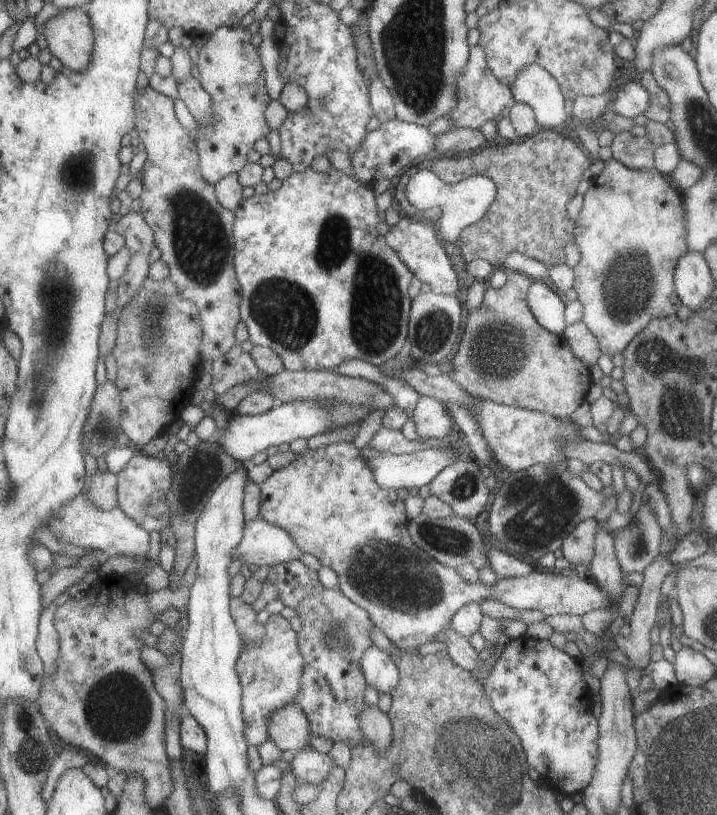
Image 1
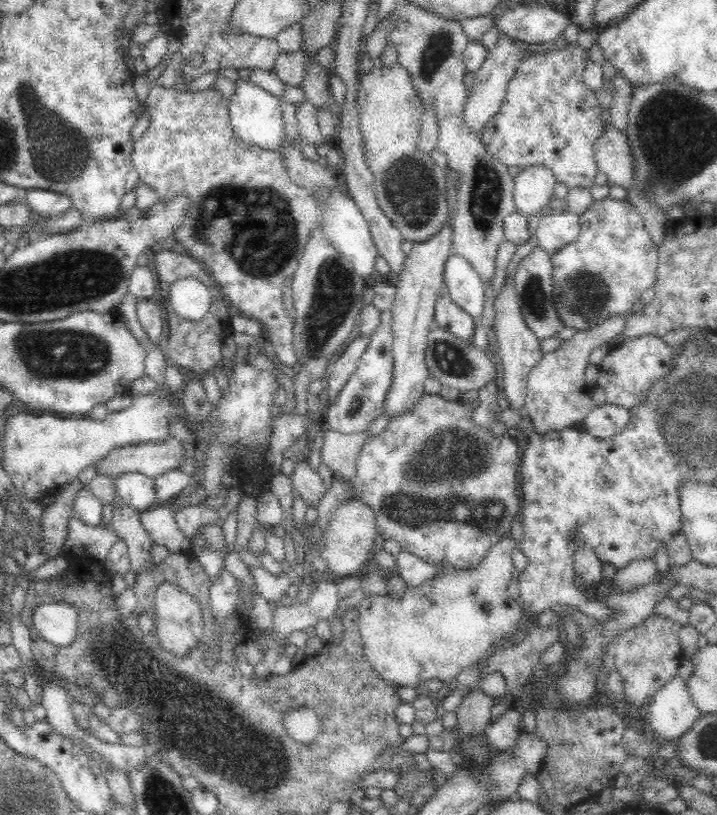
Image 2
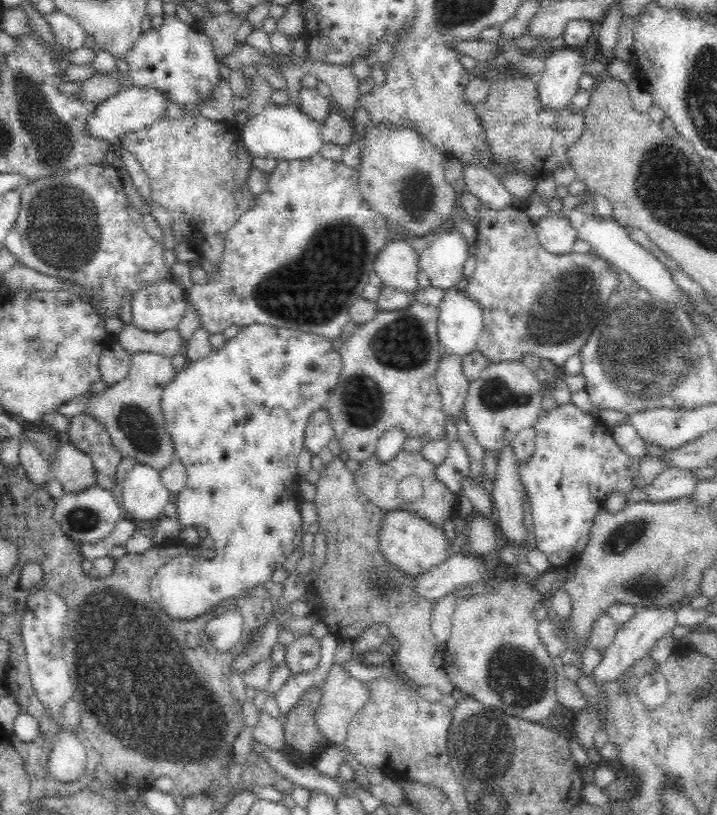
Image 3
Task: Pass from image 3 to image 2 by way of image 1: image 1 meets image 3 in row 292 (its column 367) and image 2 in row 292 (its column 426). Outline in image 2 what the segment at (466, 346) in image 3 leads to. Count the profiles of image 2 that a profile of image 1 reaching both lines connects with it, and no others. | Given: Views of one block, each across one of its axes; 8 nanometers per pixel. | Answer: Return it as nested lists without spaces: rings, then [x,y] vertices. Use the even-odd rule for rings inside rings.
[[[453,255],[445,265],[443,280],[449,288],[451,299],[472,318],[482,317],[485,283],[464,258]]]

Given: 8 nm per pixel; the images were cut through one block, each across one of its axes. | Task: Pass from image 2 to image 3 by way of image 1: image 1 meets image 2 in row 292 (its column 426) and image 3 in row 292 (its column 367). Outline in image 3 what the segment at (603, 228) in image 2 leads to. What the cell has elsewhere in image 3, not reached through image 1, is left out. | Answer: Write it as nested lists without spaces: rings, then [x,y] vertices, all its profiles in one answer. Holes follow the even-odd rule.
[[[510,202],[505,207],[496,210],[493,207],[481,203],[480,206],[476,208],[476,220],[478,220],[478,224],[475,225],[477,233],[474,242],[474,256],[477,259],[477,266],[471,276],[467,279],[466,287],[461,290],[461,292],[463,292],[463,297],[478,305],[482,313],[483,329],[476,346],[476,351],[481,354],[487,366],[498,364],[498,362],[522,361],[524,358],[528,358],[528,356],[536,356],[536,358],[542,360],[550,360],[556,368],[563,369],[566,360],[572,358],[572,356],[576,356],[584,346],[588,335],[593,330],[597,329],[597,324],[599,323],[603,312],[604,303],[608,300],[612,287],[617,283],[618,275],[610,270],[606,265],[605,260],[602,260],[602,258],[595,255],[594,252],[586,255],[574,252],[554,255],[550,252],[546,252],[546,250],[539,245],[535,233],[534,222],[528,217],[524,206],[517,206]]]

